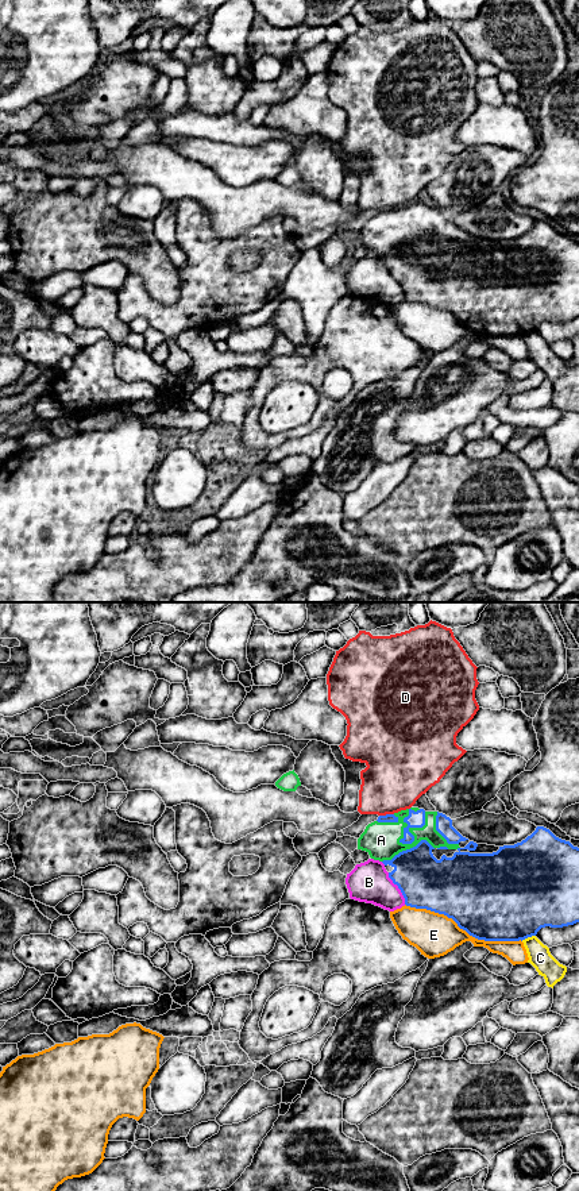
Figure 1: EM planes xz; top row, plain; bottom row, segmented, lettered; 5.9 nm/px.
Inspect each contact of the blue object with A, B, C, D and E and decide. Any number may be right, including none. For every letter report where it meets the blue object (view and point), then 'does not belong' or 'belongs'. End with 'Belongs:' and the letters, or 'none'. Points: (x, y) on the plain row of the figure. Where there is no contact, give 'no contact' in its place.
A: meets blue in xz at (413, 222); belongs
B: meets blue in xz at (398, 282); does not belong
C: meets blue in xz at (528, 331); does not belong
D: meets blue in xz at (386, 209); does not belong
E: meets blue in xz at (463, 324); does not belong
Belongs: A

